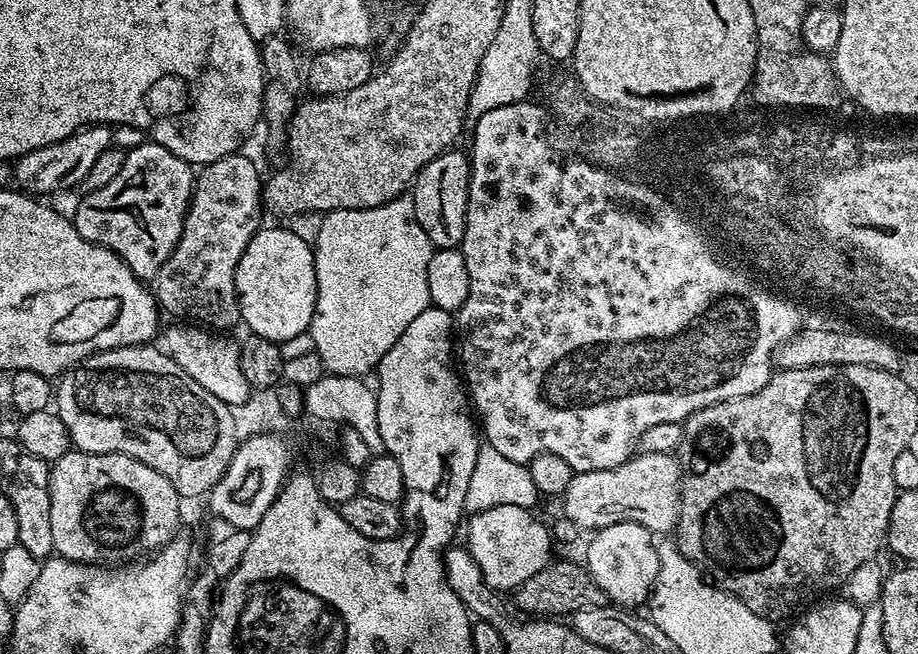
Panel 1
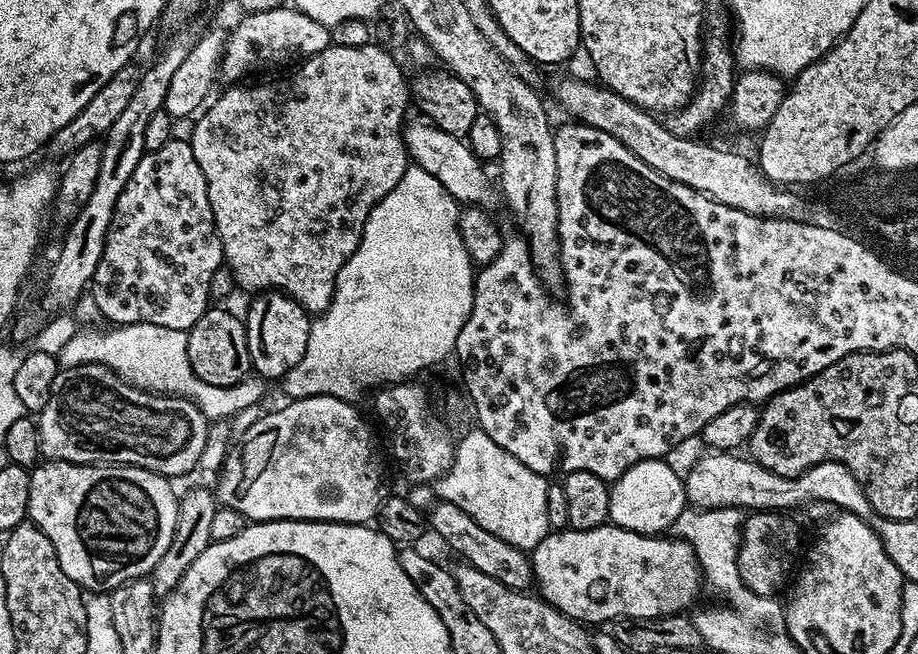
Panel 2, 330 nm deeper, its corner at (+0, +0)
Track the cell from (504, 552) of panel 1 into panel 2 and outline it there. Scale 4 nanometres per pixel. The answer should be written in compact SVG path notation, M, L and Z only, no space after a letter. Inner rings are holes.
M611 522L598 526L597 528L591 528L590 530L574 530L573 528L568 528L567 530L552 530L549 531L546 538L542 538L542 542L538 542L536 548L531 549L532 579L535 587L540 587L538 592L543 599L555 606L562 615L569 616L571 620L575 620L584 626L589 626L588 624L596 624L592 626L604 626L609 622L615 622L625 618L629 620L649 620L650 618L658 618L659 616L684 614L689 611L688 607L700 596L700 584L702 588L700 563L694 554L694 550L686 541L679 538L671 538L672 540L664 539L666 538L663 535L634 533L630 530L622 529Z

